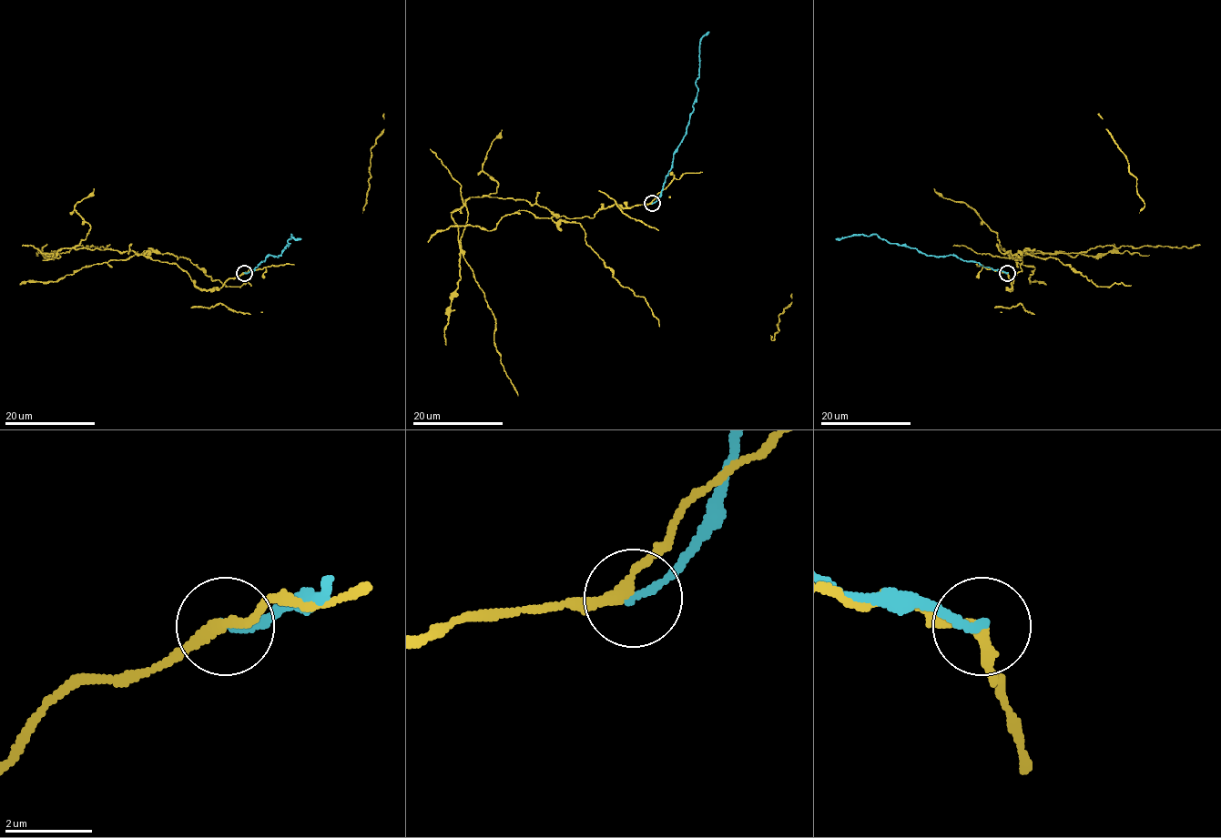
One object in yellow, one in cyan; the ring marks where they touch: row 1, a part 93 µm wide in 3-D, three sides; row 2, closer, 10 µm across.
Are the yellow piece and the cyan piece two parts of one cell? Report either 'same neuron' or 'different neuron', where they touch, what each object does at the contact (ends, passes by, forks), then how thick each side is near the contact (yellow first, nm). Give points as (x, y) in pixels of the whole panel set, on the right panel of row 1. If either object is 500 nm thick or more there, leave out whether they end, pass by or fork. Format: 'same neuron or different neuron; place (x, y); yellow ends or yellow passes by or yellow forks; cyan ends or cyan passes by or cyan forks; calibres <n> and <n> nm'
different neuron; place (1007, 273); yellow passes by; cyan ends; calibres 240 and 190 nm

